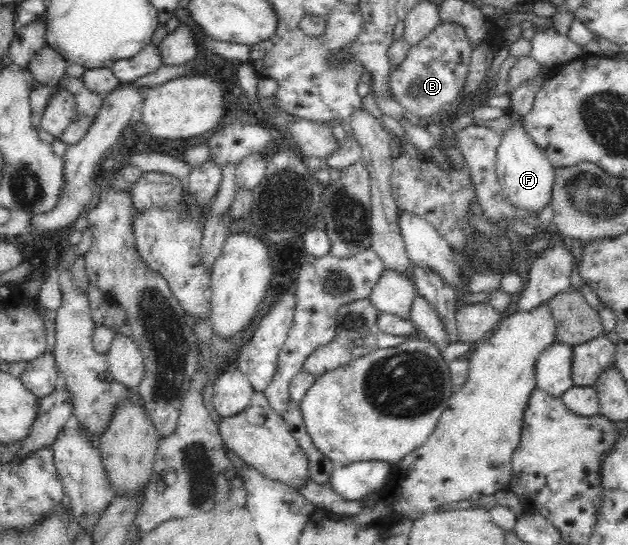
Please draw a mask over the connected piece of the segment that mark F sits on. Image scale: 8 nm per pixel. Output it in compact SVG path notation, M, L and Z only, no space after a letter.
M514 114L510 121L510 127L500 135L500 144L496 150L495 167L502 193L516 208L539 213L552 200L555 168L524 129L523 118Z

